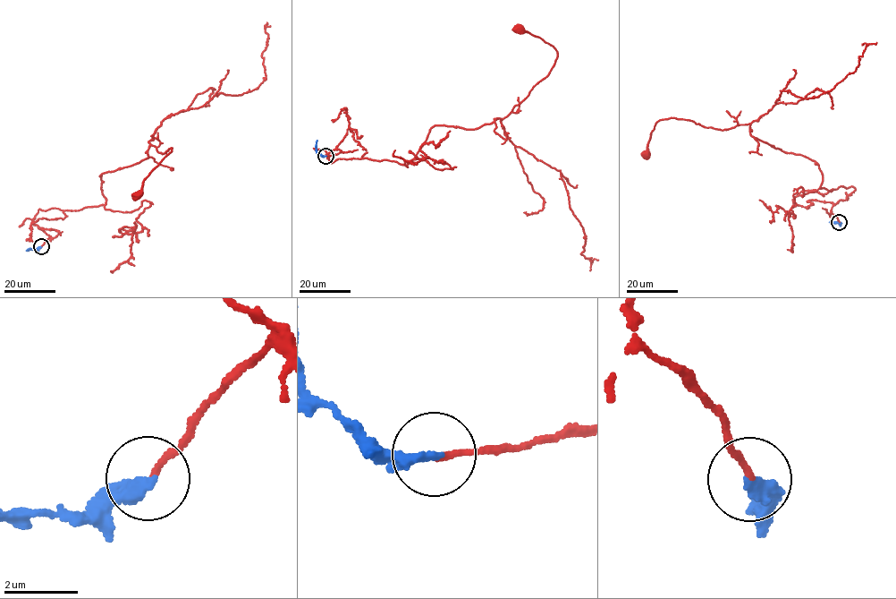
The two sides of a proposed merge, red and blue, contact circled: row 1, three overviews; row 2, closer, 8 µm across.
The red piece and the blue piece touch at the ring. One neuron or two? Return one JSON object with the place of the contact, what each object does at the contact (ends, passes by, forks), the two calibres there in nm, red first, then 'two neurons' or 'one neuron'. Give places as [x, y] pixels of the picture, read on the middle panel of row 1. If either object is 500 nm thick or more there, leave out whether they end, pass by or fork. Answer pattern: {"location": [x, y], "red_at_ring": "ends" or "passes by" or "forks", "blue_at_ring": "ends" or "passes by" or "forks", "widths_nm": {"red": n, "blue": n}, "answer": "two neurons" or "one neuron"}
{"location": [325, 156], "red_at_ring": "ends", "blue_at_ring": "ends", "widths_nm": {"red": 140, "blue": 340}, "answer": "one neuron"}

